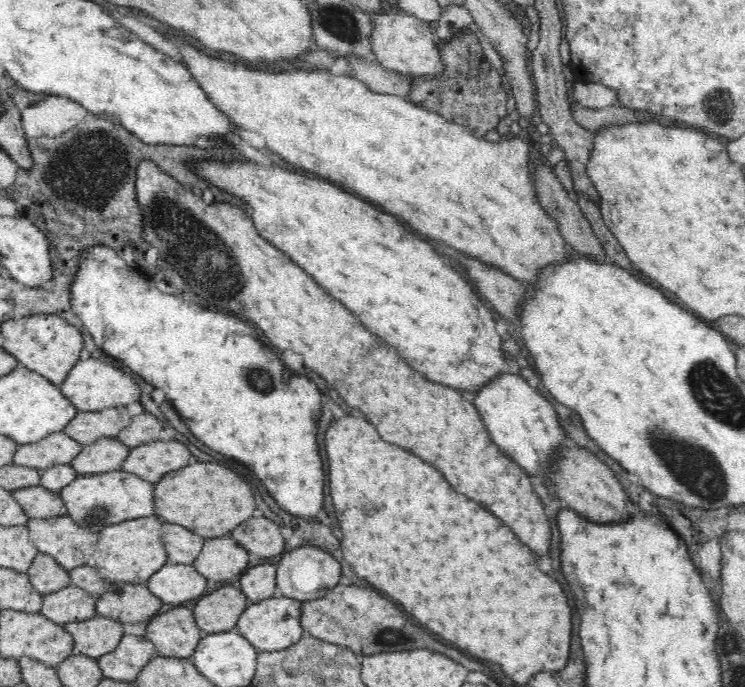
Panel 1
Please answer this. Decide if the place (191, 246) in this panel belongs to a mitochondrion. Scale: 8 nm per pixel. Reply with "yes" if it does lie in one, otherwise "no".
yes

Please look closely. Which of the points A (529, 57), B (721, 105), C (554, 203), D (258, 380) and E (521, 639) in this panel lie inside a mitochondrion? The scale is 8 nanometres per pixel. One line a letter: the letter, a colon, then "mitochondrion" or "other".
A: other
B: mitochondrion
C: mitochondrion
D: mitochondrion
E: other

